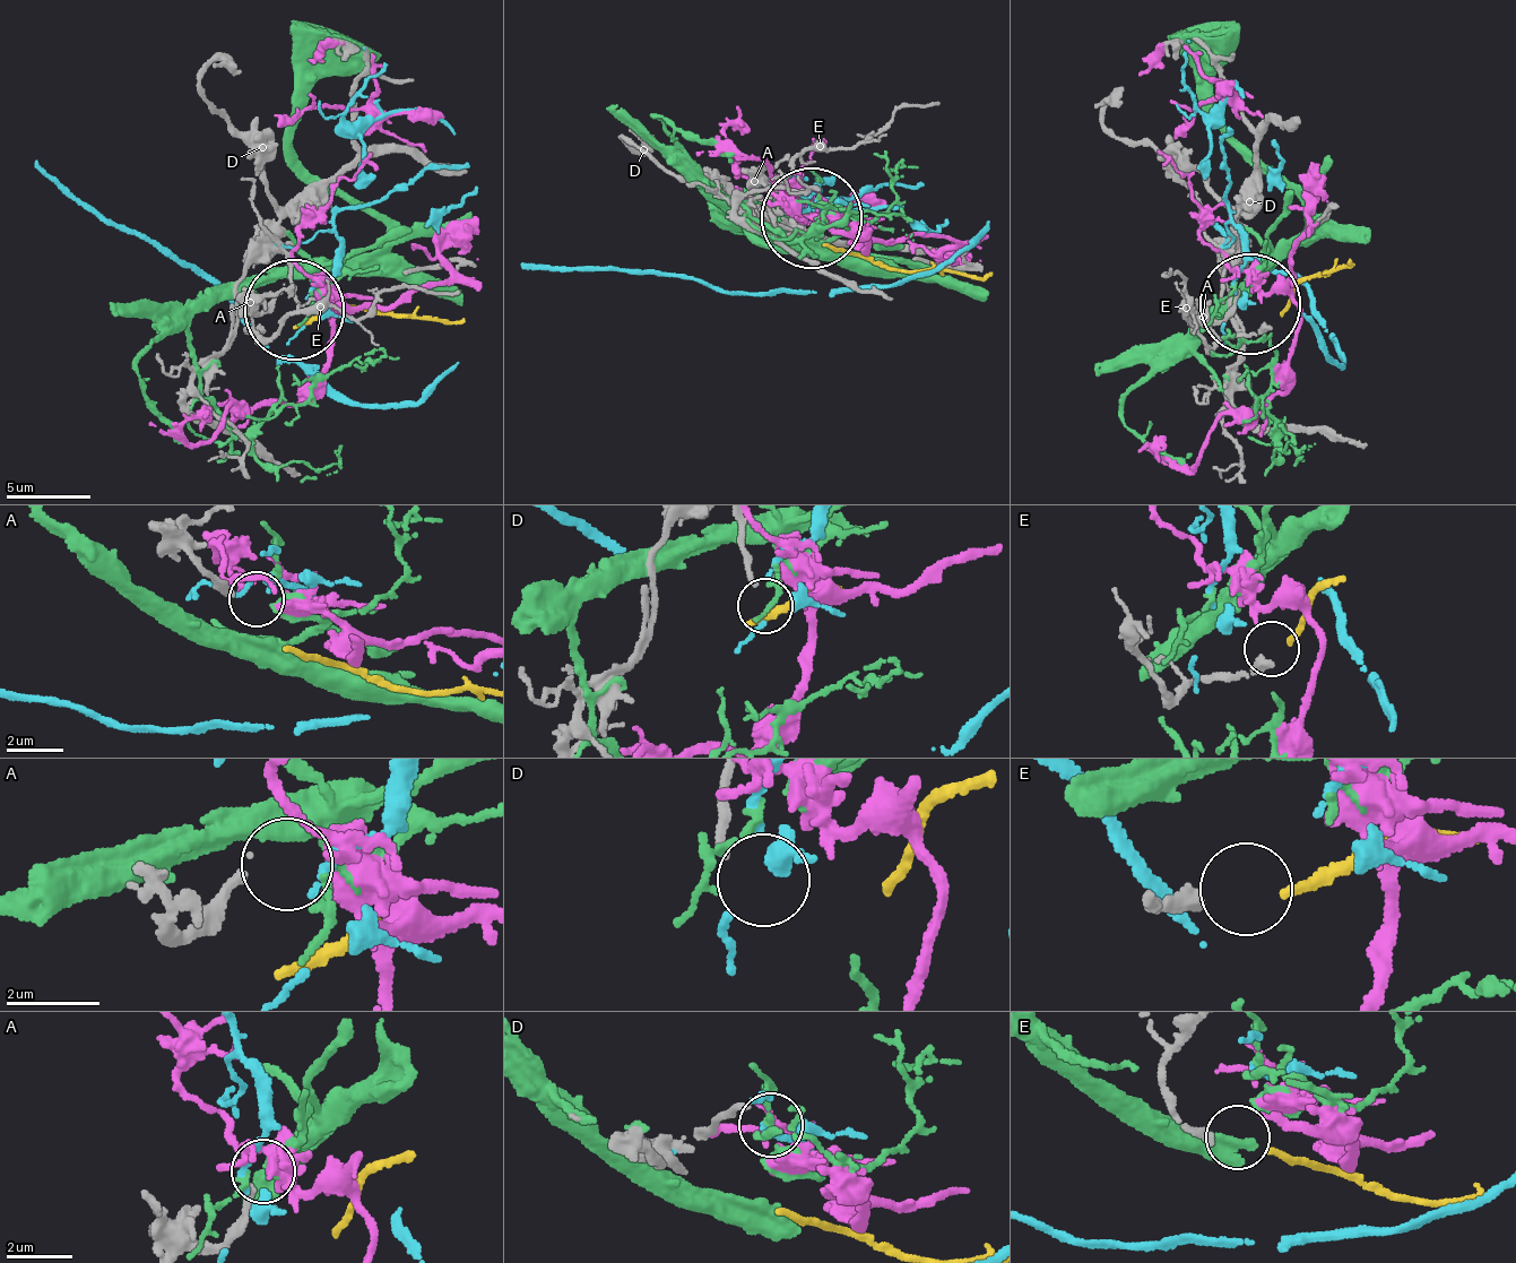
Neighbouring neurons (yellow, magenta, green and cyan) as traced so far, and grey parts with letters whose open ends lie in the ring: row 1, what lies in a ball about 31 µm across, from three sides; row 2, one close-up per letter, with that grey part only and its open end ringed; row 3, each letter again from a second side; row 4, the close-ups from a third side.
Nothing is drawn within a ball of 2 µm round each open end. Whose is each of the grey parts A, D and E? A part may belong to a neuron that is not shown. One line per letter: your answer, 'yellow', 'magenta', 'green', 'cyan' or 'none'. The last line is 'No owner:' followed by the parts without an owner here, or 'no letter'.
A: magenta
D: none
E: yellow
No owner: D

